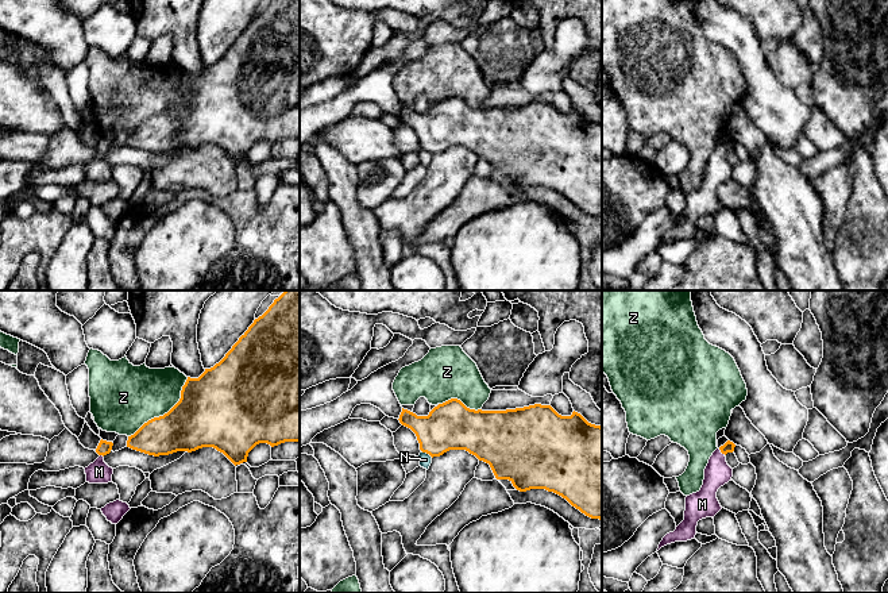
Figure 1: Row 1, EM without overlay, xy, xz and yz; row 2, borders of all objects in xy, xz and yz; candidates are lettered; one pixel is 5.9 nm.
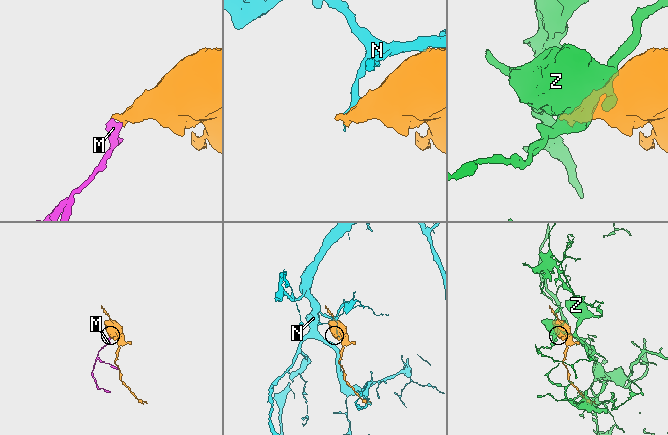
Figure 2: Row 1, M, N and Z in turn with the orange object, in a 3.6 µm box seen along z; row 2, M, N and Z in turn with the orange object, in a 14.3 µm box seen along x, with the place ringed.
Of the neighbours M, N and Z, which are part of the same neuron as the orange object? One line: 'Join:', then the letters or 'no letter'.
Join: M

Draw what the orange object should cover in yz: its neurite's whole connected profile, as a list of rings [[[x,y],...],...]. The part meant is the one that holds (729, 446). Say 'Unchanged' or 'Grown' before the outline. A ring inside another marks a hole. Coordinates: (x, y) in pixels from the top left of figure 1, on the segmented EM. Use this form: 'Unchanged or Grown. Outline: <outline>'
Grown. Outline: [[[727,440],[717,448],[704,469],[704,480],[699,492],[686,497],[684,520],[673,532],[667,534],[659,544],[657,551],[675,542],[687,542],[695,538],[698,521],[713,517],[722,509],[717,492],[731,481],[733,469],[726,462],[726,454],[734,451],[736,444]]]

